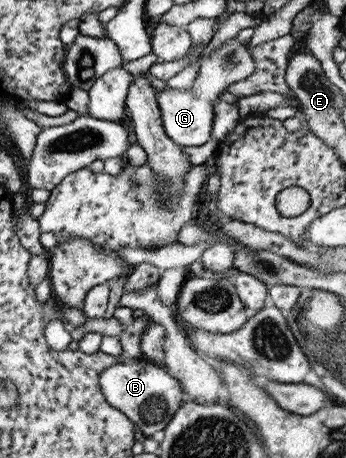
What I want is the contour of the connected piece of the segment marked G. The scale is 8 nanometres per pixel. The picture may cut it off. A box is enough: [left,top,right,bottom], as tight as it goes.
[156,29,254,146]

